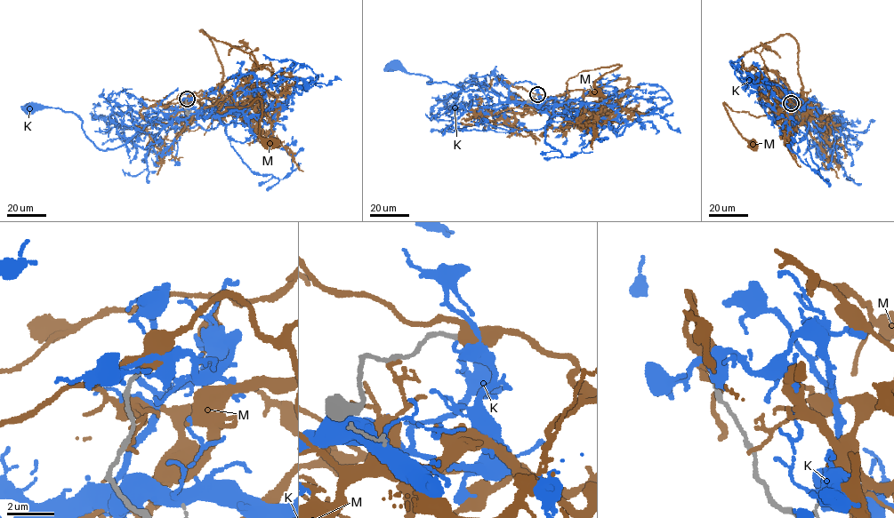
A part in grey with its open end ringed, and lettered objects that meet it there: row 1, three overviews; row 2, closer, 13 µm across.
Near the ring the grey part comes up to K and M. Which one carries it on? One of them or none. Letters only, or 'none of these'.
none of these

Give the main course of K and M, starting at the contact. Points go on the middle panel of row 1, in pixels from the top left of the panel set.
K: (537, 95), (539, 105), (500, 101), (492, 92), (429, 84), (426, 75), (395, 63)
M: (537, 95), (565, 105), (568, 95), (567, 83), (571, 77), (620, 64), (595, 80), (595, 93)

